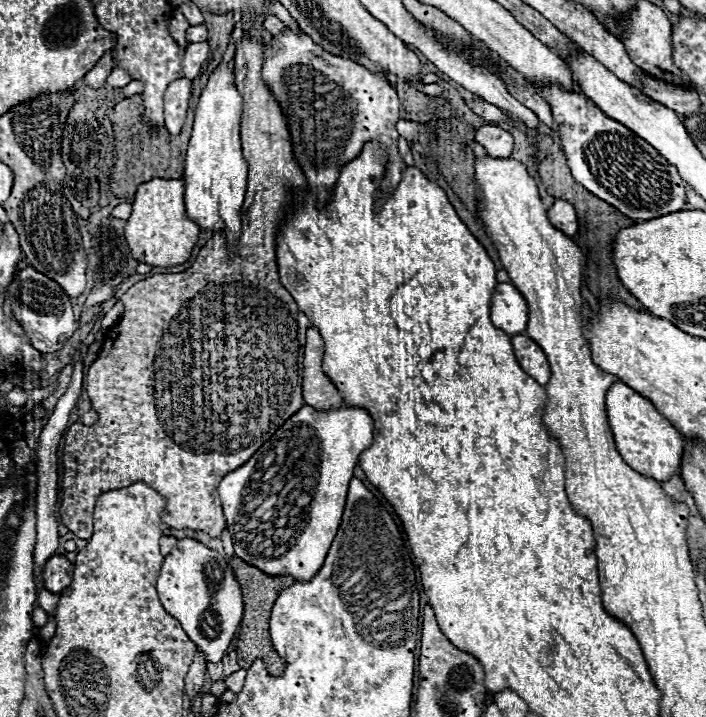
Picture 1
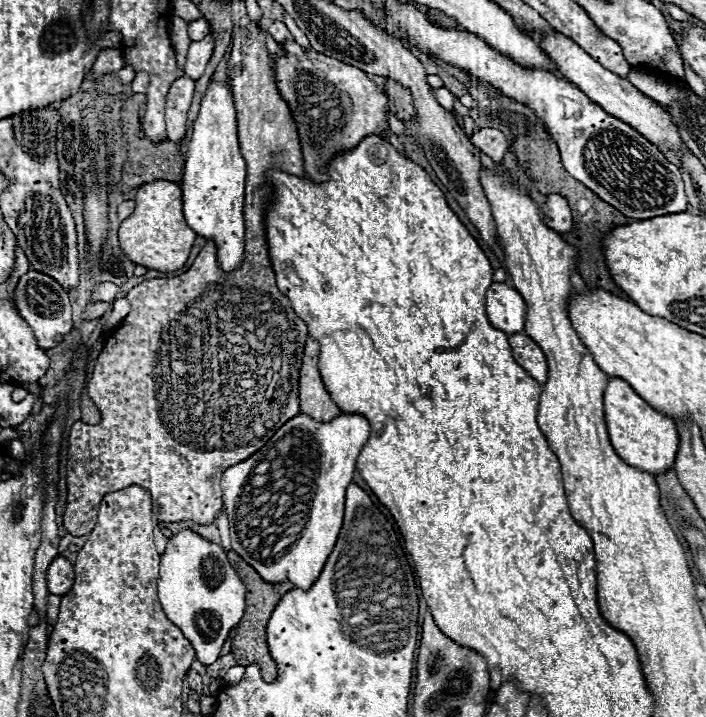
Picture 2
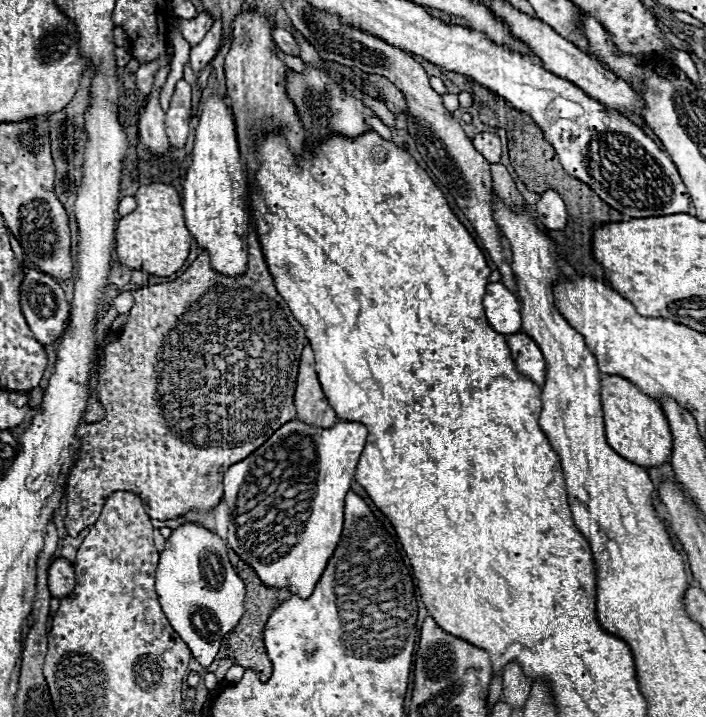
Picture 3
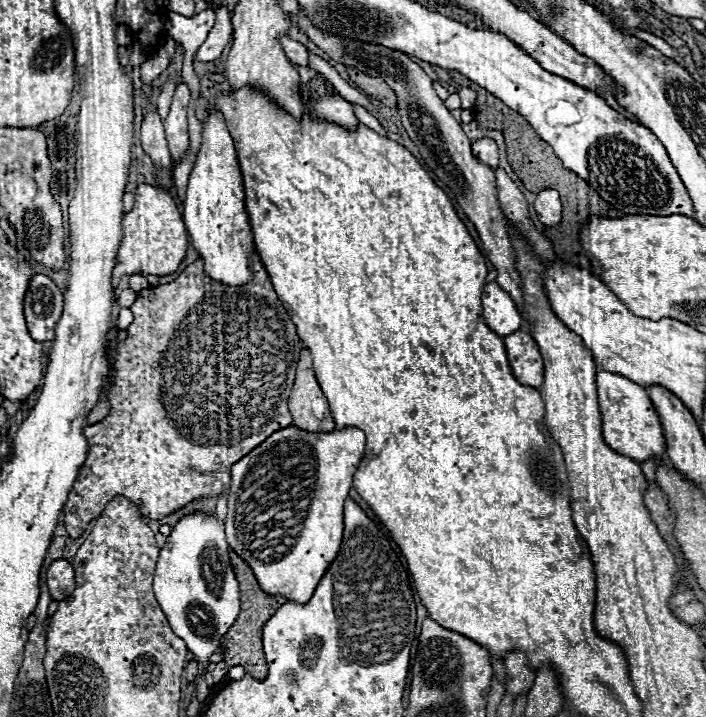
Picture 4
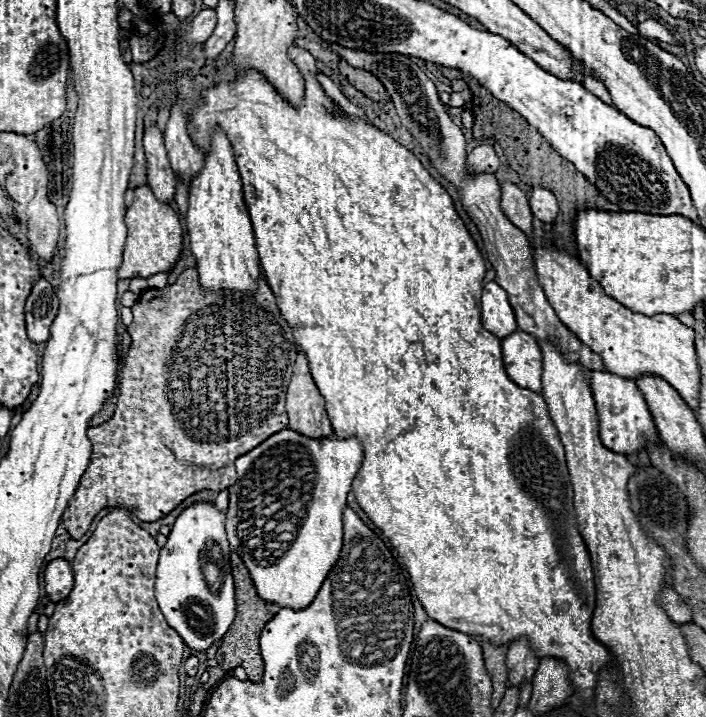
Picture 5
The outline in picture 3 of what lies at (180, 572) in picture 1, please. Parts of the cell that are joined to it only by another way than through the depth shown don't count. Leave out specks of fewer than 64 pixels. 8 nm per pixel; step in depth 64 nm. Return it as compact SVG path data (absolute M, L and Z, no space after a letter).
M196 522L178 526L166 540L166 548L160 552L156 592L172 628L180 634L180 638L184 638L196 660L208 668L216 658L222 638L244 614L244 582L228 562L228 548L224 540Z

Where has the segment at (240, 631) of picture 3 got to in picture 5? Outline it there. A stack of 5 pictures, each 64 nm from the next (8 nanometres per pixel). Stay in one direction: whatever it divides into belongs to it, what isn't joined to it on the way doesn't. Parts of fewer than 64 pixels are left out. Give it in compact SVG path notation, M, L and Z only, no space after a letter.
M232 554L232 570L234 570L234 582L236 582L236 618L222 638L222 644L216 652L216 660L224 670L234 670L236 666L242 666L248 672L248 678L252 682L260 682L262 674L264 674L264 662L260 656L258 640L260 640L260 632L266 626L266 622L270 622L276 616L278 606L268 604L258 598L254 582L248 574L248 568L244 566L244 562L240 560L238 554Z

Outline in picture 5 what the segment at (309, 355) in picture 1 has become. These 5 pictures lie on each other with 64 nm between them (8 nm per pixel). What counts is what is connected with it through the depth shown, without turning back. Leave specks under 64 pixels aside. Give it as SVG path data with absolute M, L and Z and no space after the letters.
M302 352L294 362L294 372L286 390L286 414L288 428L306 438L330 438L334 434L326 416L324 398L312 380L308 360Z

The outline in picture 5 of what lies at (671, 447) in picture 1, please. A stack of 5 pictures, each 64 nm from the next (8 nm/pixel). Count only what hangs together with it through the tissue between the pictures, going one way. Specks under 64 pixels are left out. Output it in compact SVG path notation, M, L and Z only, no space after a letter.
M598 370L586 372L586 380L598 410L600 440L606 448L620 454L636 454L638 450L644 450L648 442L658 442L658 432L648 412L648 406L644 402L644 396L632 380L608 372L598 372Z

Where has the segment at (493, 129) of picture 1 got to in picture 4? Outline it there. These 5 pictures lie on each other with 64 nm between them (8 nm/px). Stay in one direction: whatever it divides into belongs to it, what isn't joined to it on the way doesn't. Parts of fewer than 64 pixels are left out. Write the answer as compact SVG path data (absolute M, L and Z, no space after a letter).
M480 138L472 144L472 154L476 154L476 158L480 158L480 162L484 162L486 166L498 168L498 148L494 140Z

